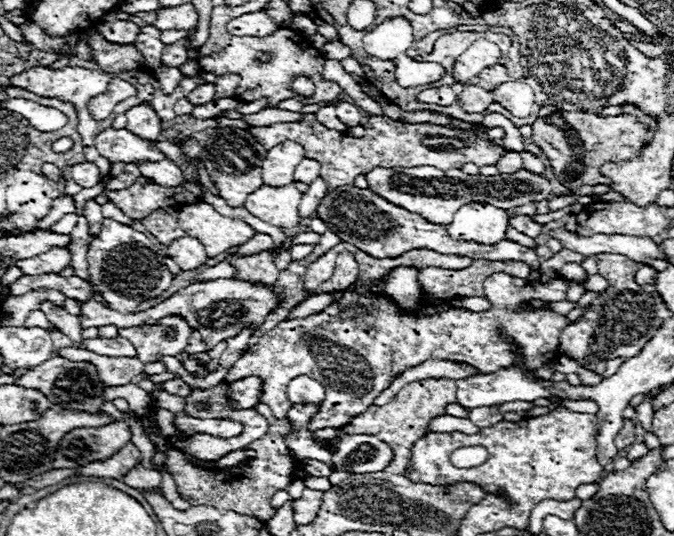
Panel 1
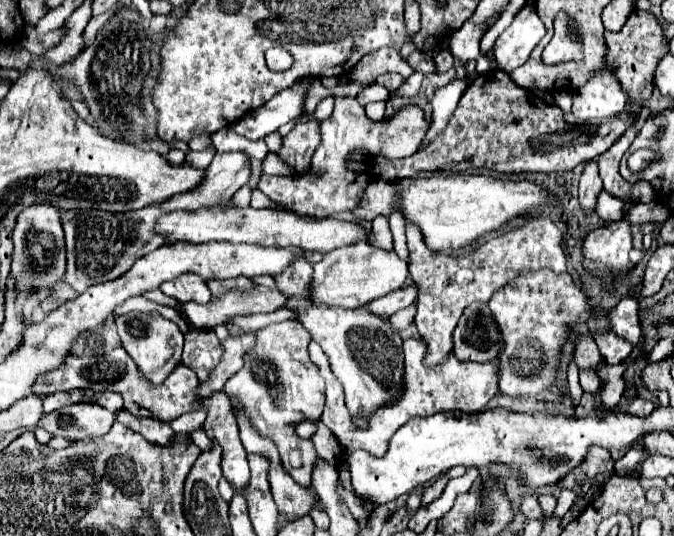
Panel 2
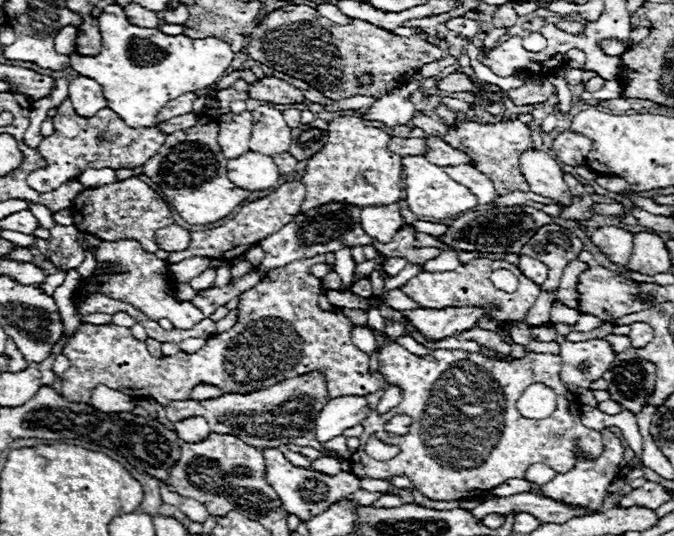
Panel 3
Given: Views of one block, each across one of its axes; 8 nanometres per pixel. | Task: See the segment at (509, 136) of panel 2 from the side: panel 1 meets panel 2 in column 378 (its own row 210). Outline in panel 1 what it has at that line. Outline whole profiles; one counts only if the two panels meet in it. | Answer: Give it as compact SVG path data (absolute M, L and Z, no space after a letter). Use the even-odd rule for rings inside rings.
M162 208L158 212L152 212L142 220L142 224L164 246L170 246L178 236L186 236L186 232L178 224L174 208Z

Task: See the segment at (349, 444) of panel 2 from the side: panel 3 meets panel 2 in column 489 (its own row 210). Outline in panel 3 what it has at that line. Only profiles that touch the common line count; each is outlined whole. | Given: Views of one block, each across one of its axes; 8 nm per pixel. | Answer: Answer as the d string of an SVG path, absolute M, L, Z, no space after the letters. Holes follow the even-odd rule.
M400 202L388 206L366 206L360 214L360 224L368 236L382 242L392 240L394 232L404 224Z

